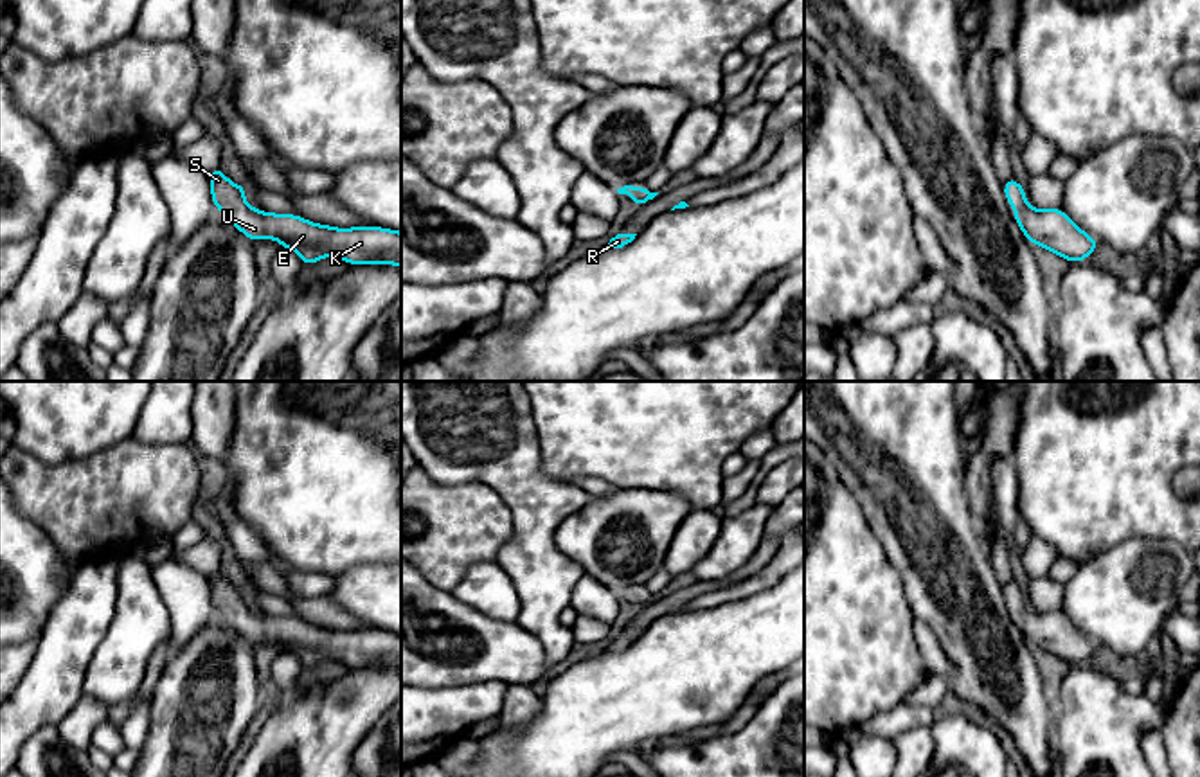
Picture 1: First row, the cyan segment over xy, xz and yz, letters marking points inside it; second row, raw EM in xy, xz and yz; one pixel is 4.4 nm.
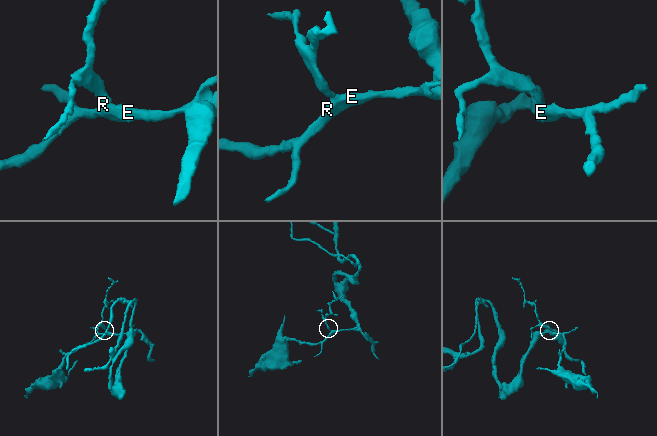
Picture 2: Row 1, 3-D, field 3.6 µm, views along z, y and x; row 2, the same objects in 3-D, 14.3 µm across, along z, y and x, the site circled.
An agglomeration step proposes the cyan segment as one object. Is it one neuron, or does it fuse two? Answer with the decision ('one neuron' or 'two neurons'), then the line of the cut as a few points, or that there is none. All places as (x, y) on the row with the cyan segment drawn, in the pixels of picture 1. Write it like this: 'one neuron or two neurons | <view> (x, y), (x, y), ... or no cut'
one neuron | no cut

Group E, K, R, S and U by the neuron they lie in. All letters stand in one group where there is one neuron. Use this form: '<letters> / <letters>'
E K R S U

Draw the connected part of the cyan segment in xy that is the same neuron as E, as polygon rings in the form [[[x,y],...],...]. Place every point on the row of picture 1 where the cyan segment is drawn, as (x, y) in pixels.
[[[219,167],[210,171],[209,183],[216,210],[225,212],[227,221],[252,243],[277,239],[281,250],[295,250],[302,264],[315,264],[320,257],[338,257],[353,266],[401,266],[401,232],[381,227],[335,228],[297,214],[261,212],[245,203],[245,187],[232,183]]]

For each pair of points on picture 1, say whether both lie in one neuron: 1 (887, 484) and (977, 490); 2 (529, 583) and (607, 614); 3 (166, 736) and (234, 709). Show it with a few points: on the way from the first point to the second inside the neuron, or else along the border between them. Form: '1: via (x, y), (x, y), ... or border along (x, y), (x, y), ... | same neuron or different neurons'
1: border along (967, 459), (967, 500), (977, 531) | different neurons
2: border along (585, 574), (574, 587), (567, 605) | different neurons
3: via (182, 736), (209, 709), (218, 709) | same neuron

